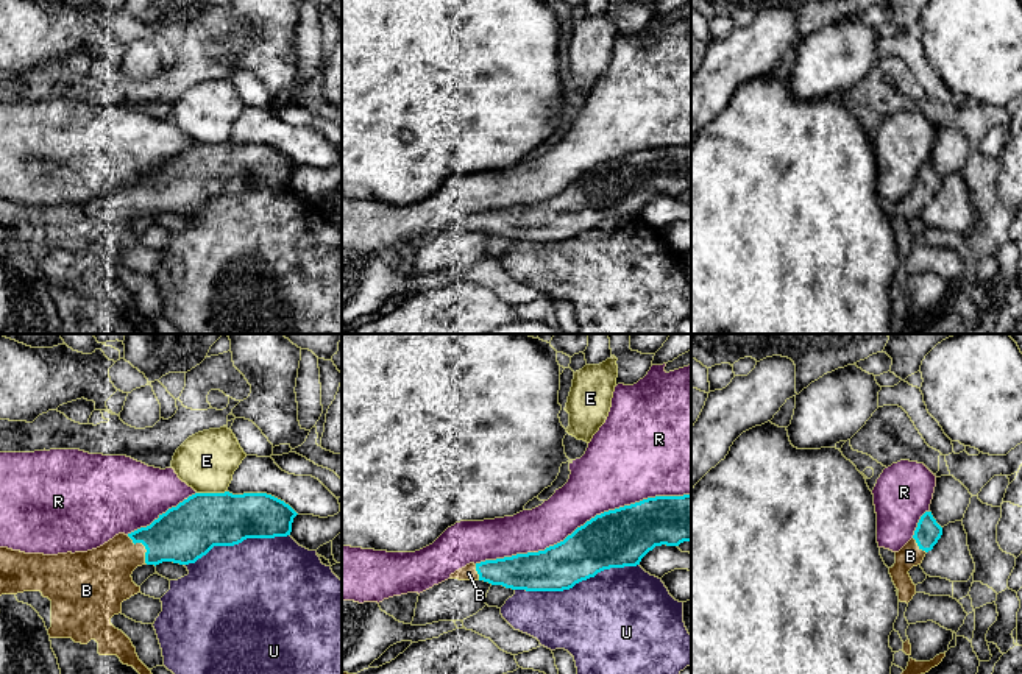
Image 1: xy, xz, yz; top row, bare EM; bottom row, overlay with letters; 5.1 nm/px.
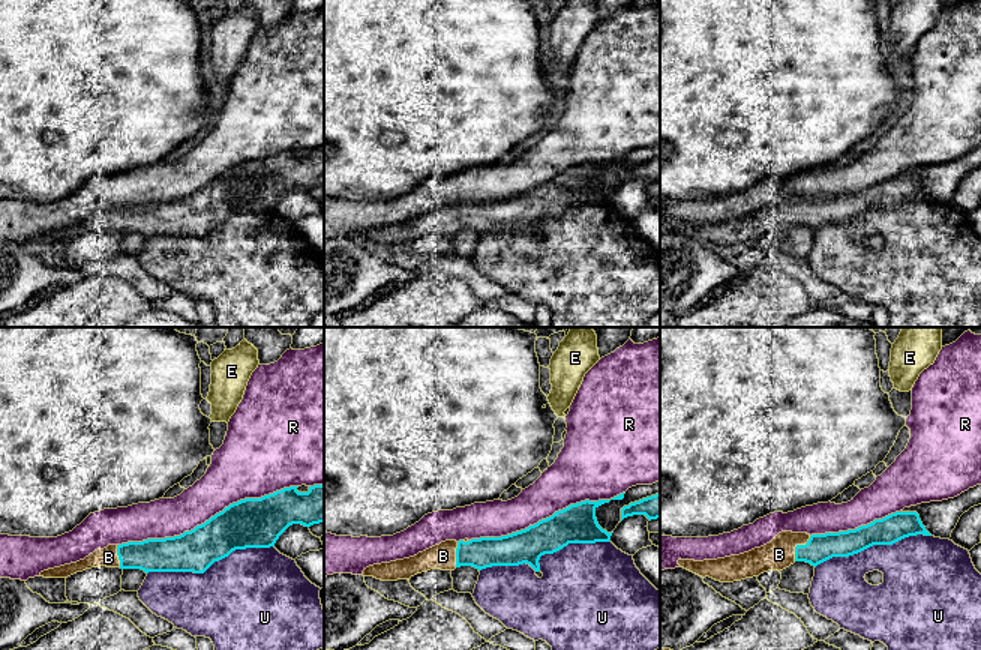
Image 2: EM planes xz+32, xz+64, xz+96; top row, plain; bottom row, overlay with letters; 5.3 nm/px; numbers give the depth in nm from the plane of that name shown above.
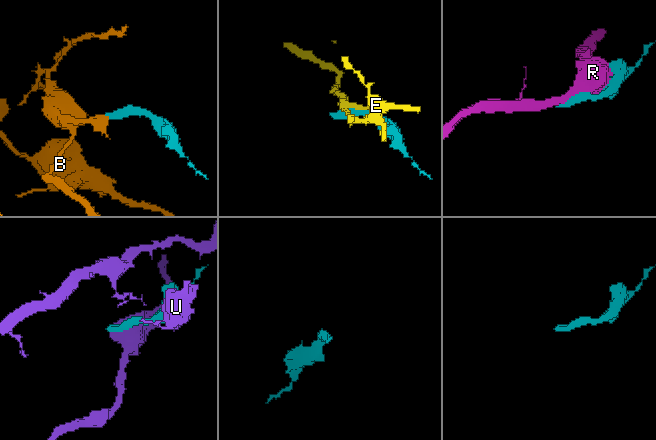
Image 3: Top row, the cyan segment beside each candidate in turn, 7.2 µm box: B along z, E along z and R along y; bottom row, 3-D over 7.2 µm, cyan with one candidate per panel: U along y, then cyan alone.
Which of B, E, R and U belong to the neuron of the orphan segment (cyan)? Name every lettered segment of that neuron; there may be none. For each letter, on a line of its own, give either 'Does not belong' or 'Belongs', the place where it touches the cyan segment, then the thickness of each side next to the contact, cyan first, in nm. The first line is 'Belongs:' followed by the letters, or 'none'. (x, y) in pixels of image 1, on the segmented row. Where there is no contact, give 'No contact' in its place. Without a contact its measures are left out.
Belongs: B
B: Belongs. Touches cyan at xy (144, 545). Thickness 300 nm (cyan) against 280 nm
E: Does not belong. Touches cyan at xy (211, 493). Thickness 300 nm (cyan) against 300 nm
R: Does not belong. Touches cyan at xz (584, 525). Thickness 300 nm (cyan) against 320 nm
U: Does not belong. Touches cyan at xz (576, 582). Thickness 280 nm (cyan) against 480 nm

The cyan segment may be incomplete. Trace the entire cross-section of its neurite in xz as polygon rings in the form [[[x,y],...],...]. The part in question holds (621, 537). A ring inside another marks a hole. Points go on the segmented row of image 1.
[[[691,495],[655,496],[596,515],[545,551],[470,563],[449,579],[484,580],[526,591],[563,591],[604,569],[637,566],[655,546],[679,546],[683,541],[691,541]]]

